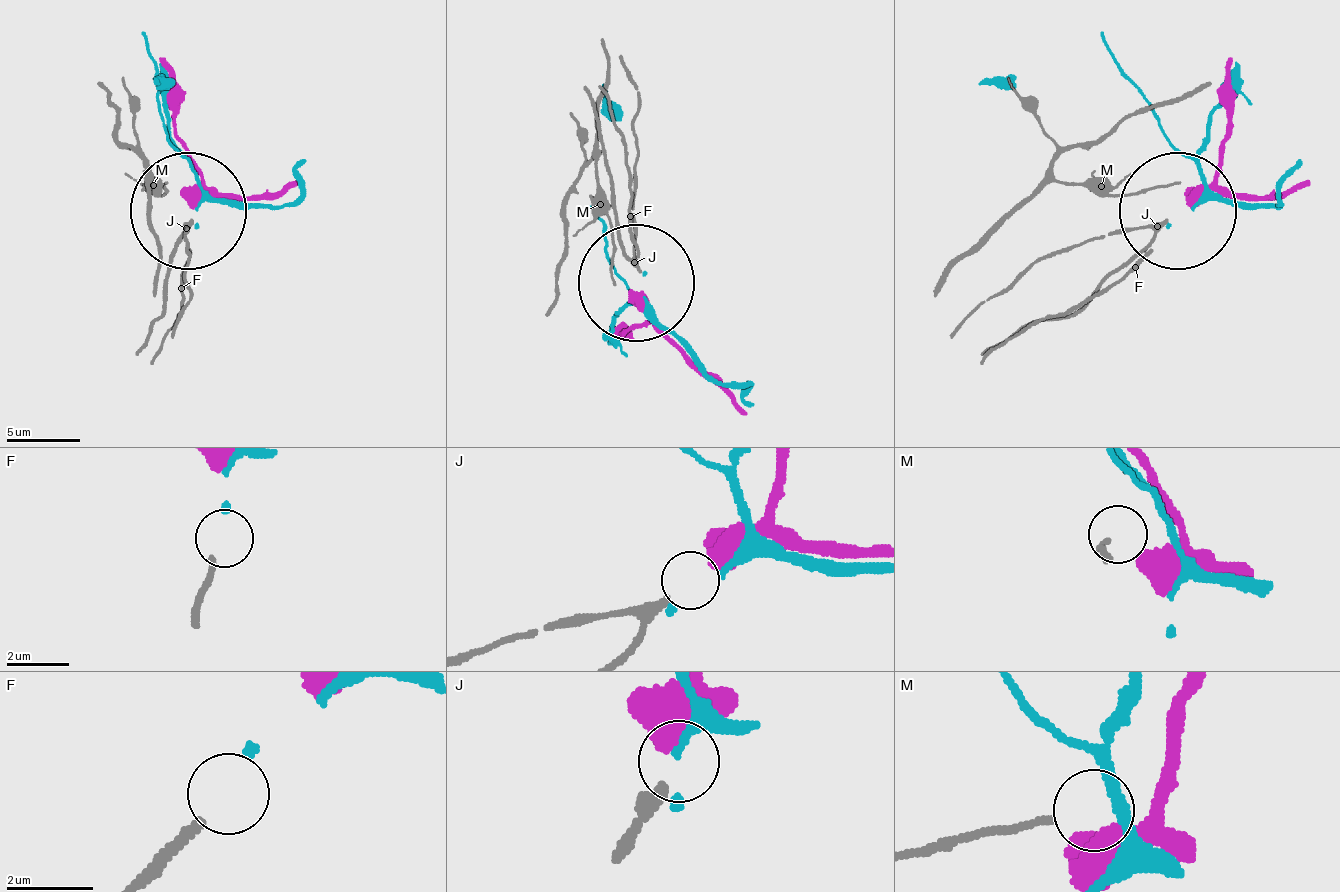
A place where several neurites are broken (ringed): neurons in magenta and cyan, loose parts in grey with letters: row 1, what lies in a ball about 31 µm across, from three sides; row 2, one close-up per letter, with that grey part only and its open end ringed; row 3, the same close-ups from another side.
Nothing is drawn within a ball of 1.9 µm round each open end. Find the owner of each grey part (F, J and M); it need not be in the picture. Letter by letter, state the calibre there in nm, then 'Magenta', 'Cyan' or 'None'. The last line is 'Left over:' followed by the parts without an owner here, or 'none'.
F: Thickness 200 nm. Cyan
J: Thickness 320 nm. Magenta
M: Thickness 150 nm. None
Left over: M

